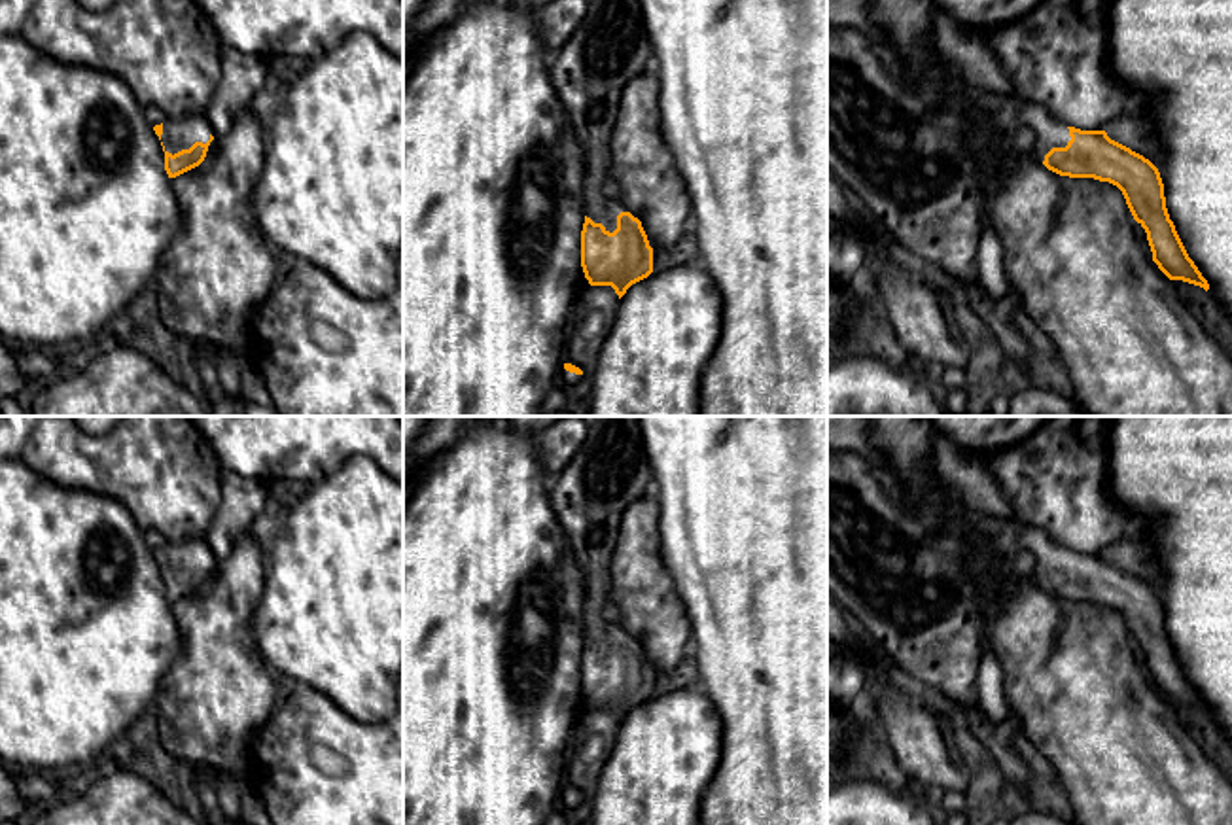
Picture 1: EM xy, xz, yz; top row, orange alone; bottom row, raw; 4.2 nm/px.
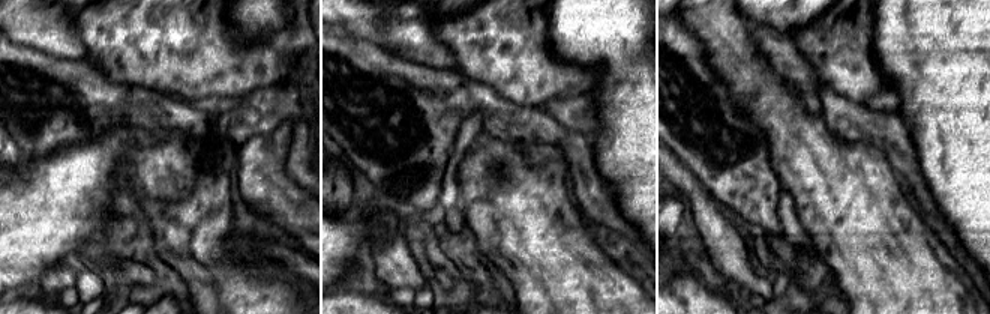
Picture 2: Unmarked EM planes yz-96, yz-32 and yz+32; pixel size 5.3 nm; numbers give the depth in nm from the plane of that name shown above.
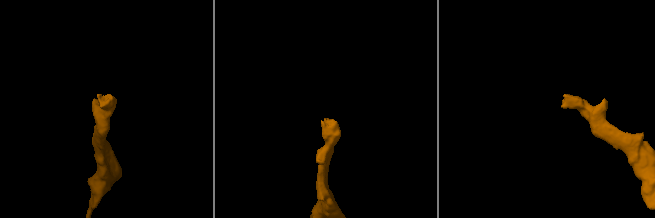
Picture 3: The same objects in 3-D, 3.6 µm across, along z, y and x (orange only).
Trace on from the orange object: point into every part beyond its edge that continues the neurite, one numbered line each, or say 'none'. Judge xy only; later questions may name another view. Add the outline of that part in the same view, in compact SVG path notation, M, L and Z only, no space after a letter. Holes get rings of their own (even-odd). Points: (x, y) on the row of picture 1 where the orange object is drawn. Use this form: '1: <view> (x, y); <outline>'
1: xy (182, 133); M202 115L167 117L163 123L161 142L165 151L172 155L189 149L195 142L206 144L208 140L210 134Z

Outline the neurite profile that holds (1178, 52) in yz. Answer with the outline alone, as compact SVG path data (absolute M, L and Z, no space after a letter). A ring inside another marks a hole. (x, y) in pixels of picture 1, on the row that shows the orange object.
M1109 0L1107 62L1113 76L1128 89L1139 89L1153 104L1145 117L1153 125L1153 134L1164 149L1162 165L1156 165L1170 219L1202 276L1209 284L1209 303L1232 318L1232 0Z

